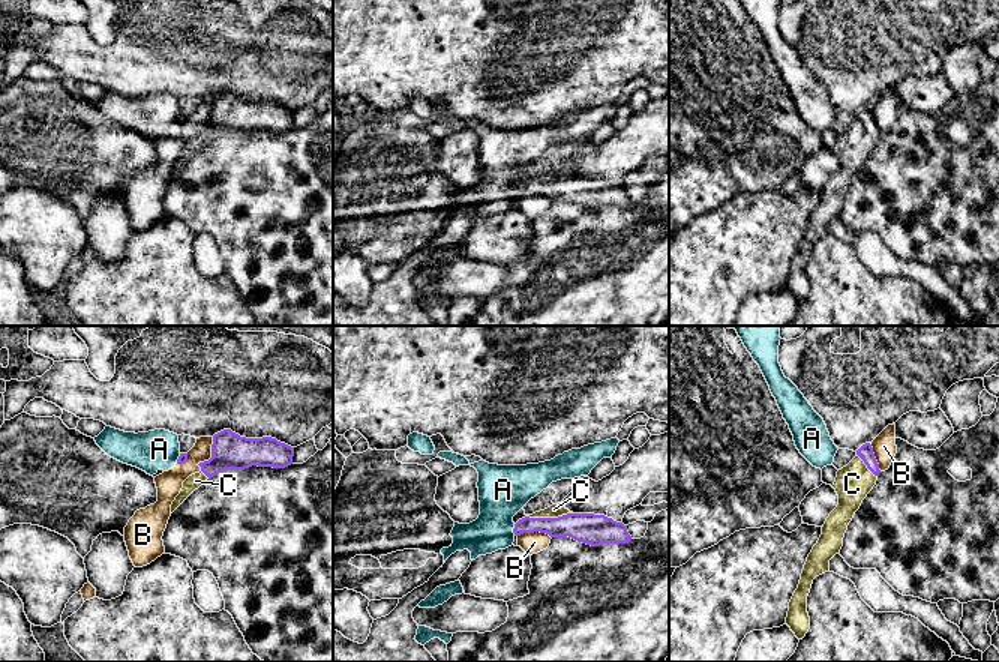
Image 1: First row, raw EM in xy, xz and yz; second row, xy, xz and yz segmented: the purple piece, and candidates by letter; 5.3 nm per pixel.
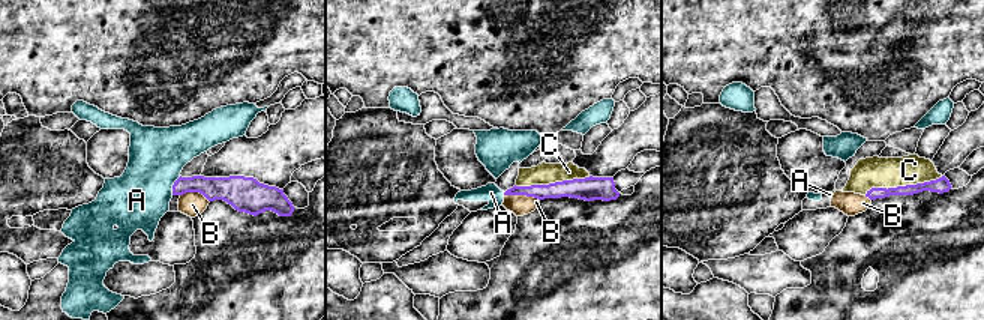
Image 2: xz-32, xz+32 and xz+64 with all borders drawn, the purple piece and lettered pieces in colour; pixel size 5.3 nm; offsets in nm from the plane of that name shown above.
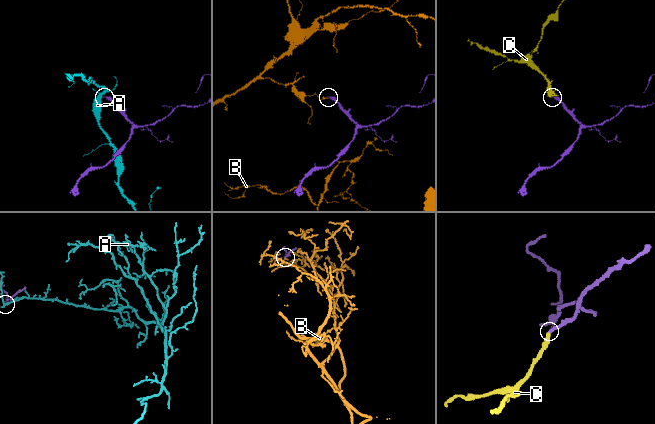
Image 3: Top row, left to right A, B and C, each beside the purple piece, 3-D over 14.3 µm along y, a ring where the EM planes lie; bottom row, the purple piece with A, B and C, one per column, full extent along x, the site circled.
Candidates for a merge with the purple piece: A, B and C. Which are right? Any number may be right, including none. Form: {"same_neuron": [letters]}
{"same_neuron": ["C"]}

